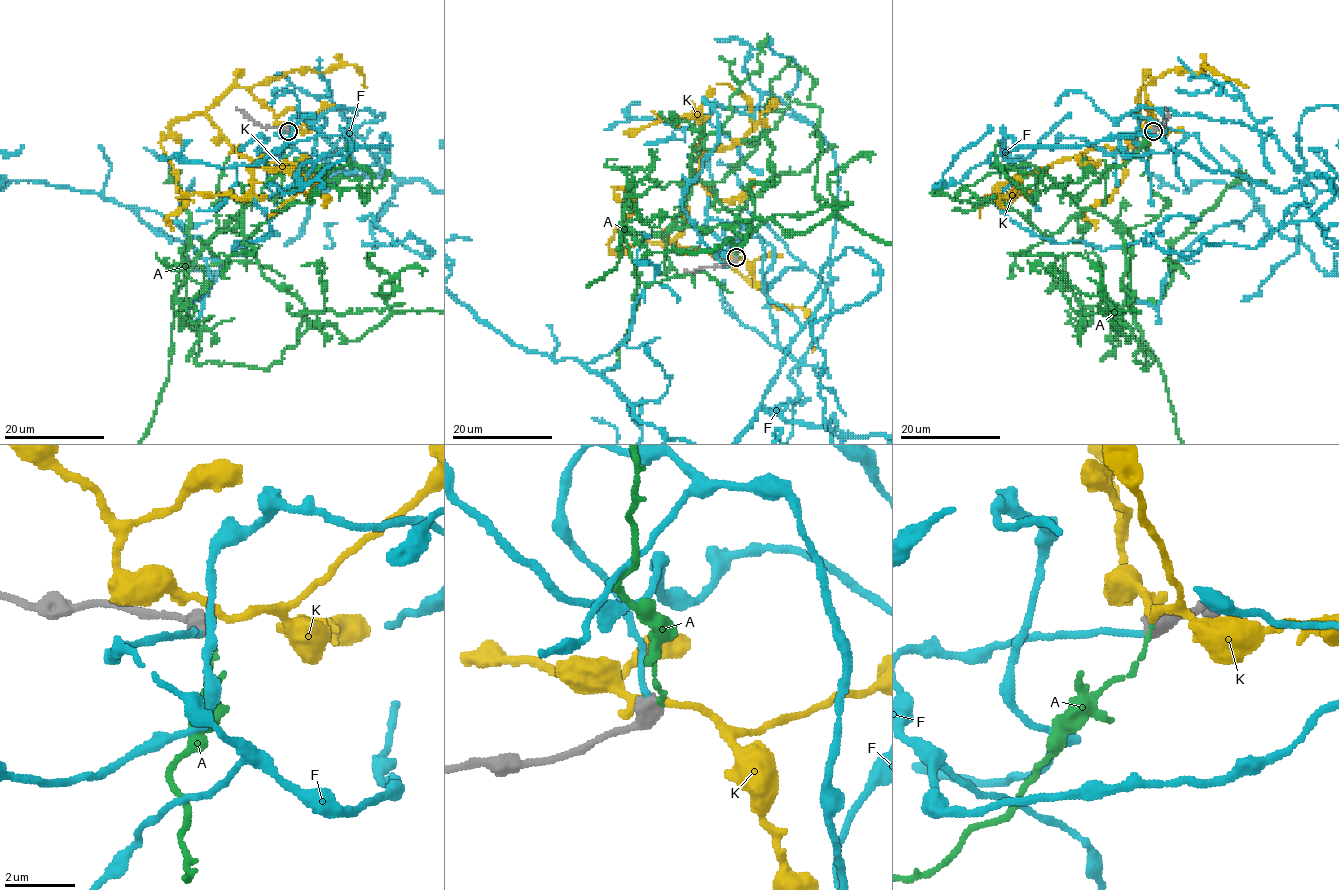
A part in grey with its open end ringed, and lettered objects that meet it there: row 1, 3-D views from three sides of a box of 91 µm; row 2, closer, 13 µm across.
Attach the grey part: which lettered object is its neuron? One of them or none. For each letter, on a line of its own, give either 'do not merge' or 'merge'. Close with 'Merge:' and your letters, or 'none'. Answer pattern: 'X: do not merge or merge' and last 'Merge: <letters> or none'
A: do not merge
F: merge
K: do not merge
Merge: F

